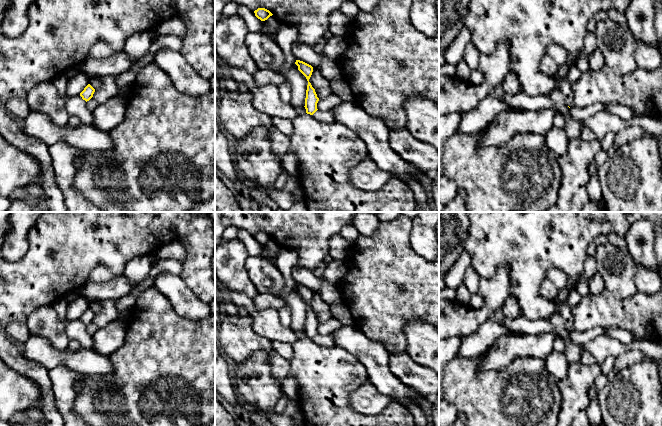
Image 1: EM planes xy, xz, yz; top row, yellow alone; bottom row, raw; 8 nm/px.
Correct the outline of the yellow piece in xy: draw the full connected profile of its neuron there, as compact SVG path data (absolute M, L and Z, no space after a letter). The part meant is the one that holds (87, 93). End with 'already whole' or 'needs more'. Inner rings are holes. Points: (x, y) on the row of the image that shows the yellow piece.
M88 84L80 93L80 96L82 97L83 100L87 102L93 97L94 92L95 89L90 84Z | already whole

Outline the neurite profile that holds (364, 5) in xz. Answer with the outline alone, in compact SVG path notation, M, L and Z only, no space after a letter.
M352 0L360 11L363 12L372 12L373 9L377 6L379 0Z

